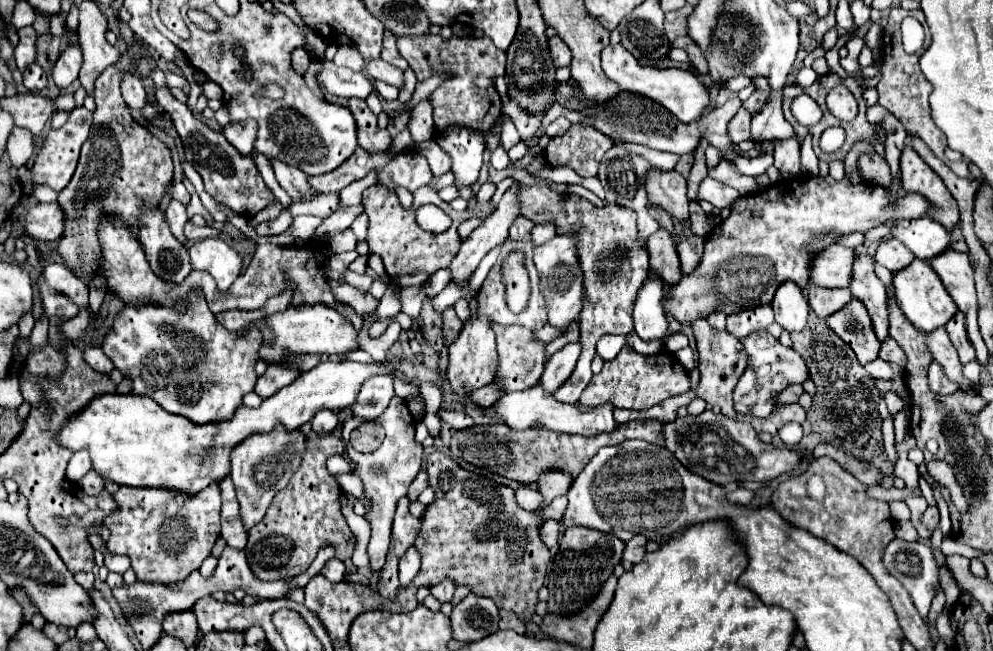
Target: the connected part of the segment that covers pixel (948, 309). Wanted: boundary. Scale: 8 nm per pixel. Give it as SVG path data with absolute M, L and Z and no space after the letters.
M915 258L911 266L907 266L903 272L897 272L893 276L893 284L895 284L895 296L897 302L903 310L903 314L911 320L911 324L923 332L933 332L941 326L945 326L957 312L959 308L955 308L955 302L951 300L949 292L945 290L943 282L939 280L939 274L931 268L931 264L927 260Z

